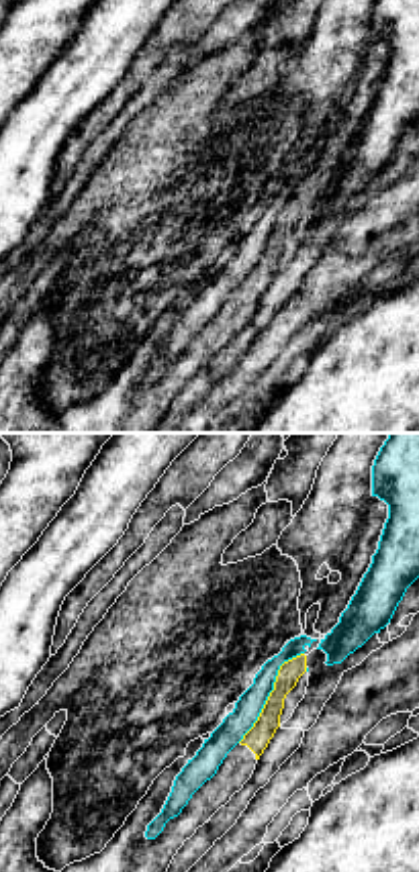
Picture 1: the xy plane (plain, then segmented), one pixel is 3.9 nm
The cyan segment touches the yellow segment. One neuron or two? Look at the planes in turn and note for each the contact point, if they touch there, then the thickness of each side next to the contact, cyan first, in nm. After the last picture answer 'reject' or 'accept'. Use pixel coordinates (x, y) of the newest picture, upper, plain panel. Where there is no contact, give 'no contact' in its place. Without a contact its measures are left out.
contact (270, 233); calibres 100 and 90 nm

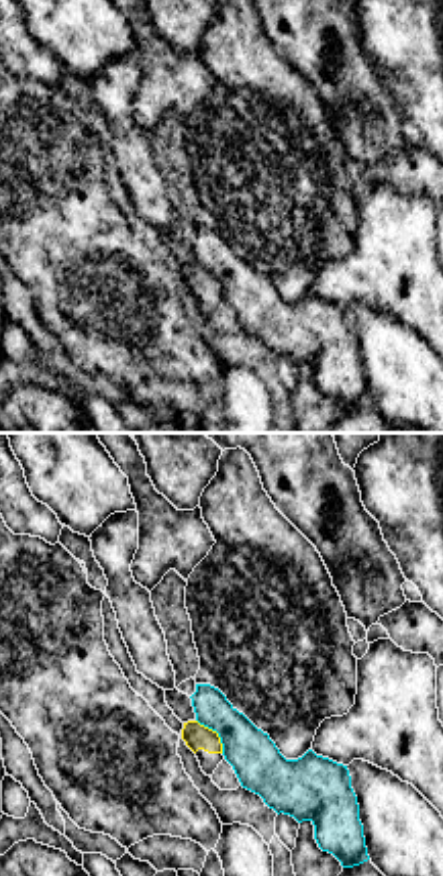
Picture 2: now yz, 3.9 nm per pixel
contact (217, 274); calibres 200 and 100 nm

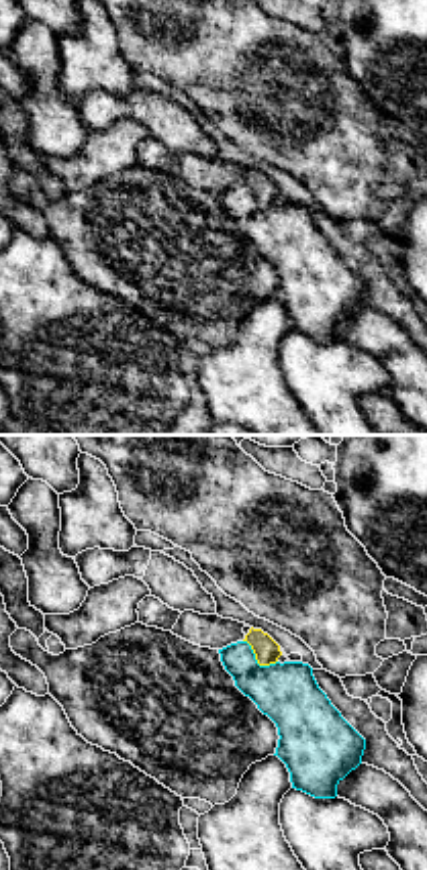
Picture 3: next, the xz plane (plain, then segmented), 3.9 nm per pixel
contact (256, 203); calibres 240 and 100 nm

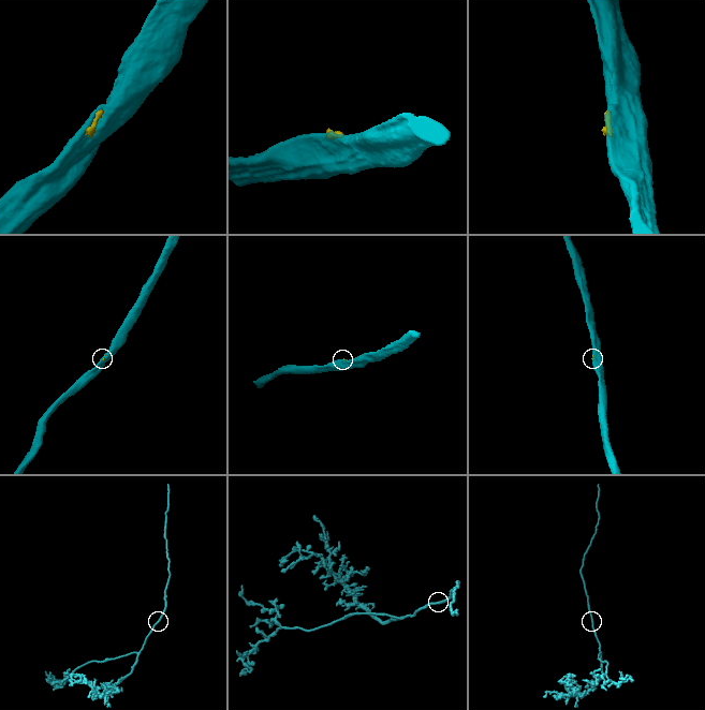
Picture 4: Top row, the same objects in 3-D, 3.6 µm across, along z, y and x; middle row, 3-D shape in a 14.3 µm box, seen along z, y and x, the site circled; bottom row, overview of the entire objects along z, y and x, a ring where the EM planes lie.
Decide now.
reject

